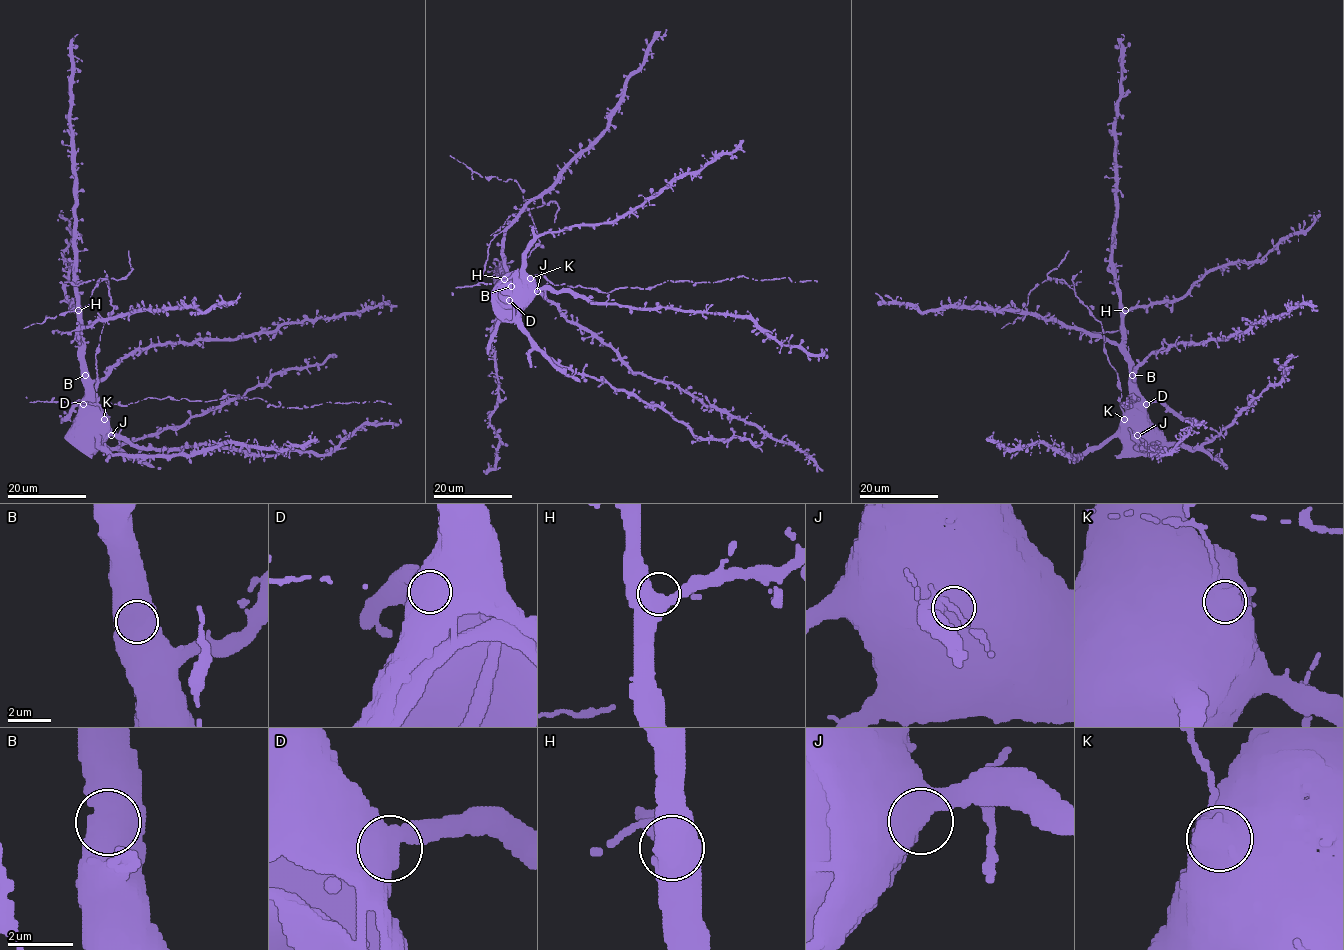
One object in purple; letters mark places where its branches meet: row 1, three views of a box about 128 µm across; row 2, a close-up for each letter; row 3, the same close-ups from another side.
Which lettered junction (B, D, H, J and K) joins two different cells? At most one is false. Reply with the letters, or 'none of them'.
K

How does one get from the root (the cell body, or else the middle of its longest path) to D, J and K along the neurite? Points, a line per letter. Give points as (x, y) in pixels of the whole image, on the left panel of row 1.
D: (93, 389), (93, 394), (83, 404)
J: (93, 389), (93, 402), (106, 417), (111, 435)
K: (93, 389), (94, 407), (104, 418)

